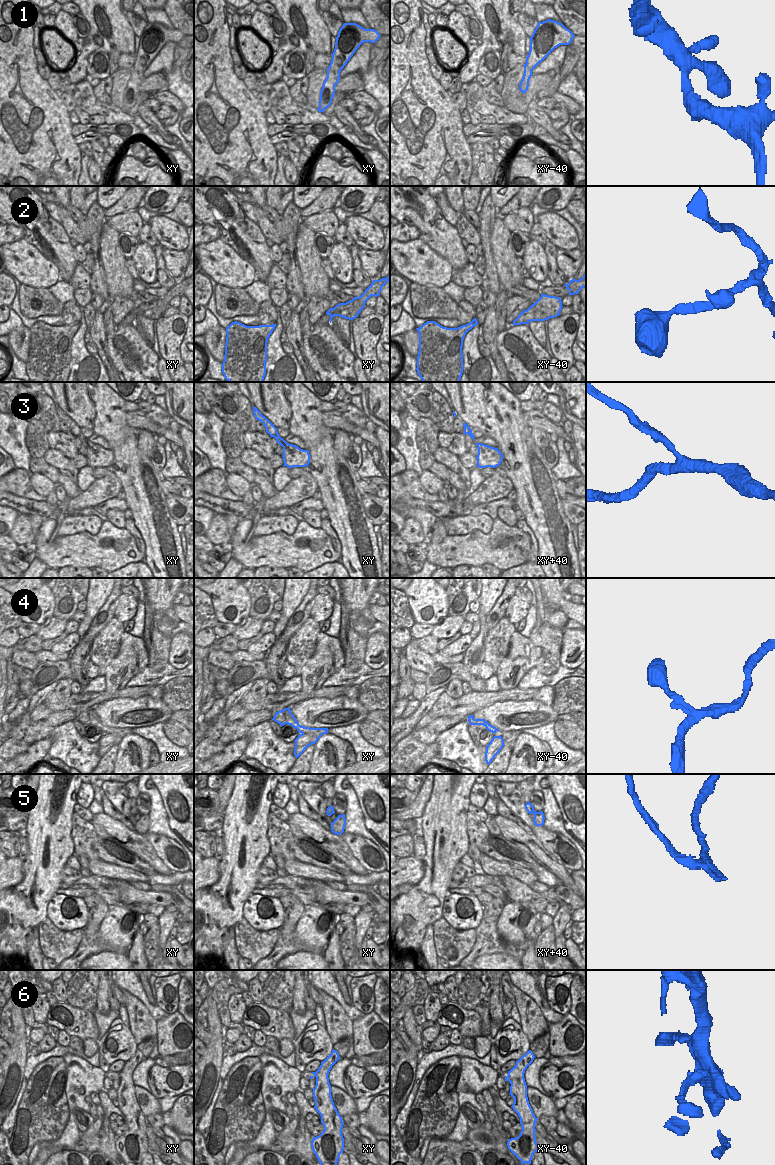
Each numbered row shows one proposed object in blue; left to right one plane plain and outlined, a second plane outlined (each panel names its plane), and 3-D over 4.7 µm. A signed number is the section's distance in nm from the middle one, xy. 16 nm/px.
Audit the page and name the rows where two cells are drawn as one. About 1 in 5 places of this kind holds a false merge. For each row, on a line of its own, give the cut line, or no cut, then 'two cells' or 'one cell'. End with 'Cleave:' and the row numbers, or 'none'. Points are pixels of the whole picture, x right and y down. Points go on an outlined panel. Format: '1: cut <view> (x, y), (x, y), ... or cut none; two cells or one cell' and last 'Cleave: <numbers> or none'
1: cut none; one cell
2: cut xy-40 (533, 304), (536, 312), (542, 312), (548, 318); two cells
3: cut none; one cell
4: cut none; one cell
5: cut xy (330, 806), (334, 812); two cells
6: cut none; one cell
Cleave: 2, 5

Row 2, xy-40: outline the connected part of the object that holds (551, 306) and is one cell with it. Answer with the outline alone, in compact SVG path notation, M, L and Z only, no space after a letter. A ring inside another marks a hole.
M541 294L541 297L534 303L535 313L542 312L548 319L560 315L562 309L562 298Z

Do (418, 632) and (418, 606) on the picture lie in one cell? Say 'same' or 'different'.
different

